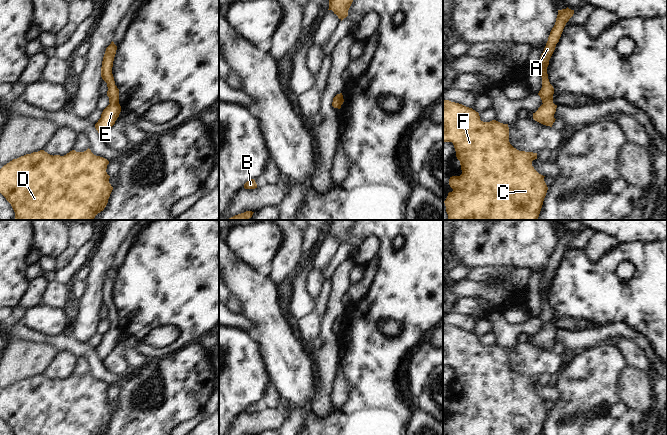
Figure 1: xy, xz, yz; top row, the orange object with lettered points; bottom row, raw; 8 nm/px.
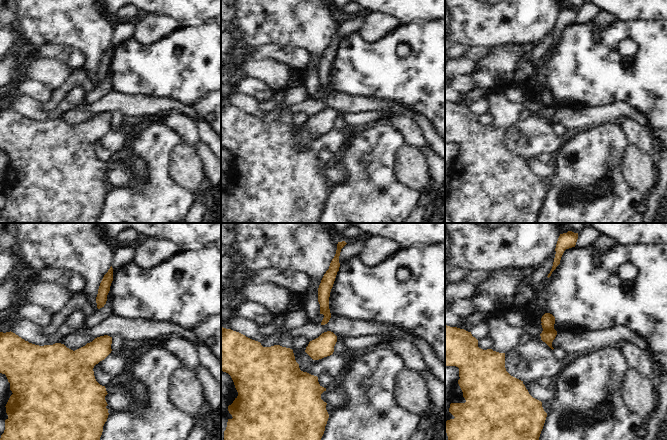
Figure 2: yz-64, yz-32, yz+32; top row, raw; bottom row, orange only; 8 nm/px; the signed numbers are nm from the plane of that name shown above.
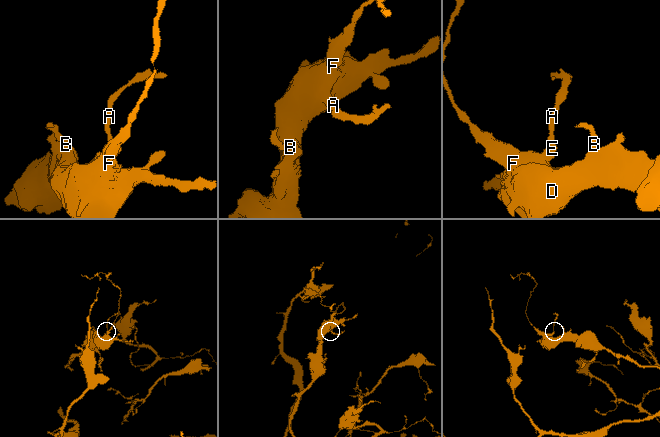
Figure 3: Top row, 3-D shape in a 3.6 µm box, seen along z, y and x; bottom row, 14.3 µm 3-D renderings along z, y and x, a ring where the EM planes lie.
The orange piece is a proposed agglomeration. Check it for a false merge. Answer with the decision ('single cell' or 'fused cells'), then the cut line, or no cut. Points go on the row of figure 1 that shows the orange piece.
single cell | no cut

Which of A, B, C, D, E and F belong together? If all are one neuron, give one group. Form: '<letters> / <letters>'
A B C D E F

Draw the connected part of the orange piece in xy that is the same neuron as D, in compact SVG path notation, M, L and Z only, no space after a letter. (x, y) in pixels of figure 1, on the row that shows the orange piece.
M89 148L84 152L76 152L75 150L72 150L64 156L53 156L44 150L40 150L13 159L0 169L0 193L11 204L15 212L15 220L93 220L98 213L104 210L113 190L113 187L109 183L110 176L106 172L108 164L109 161L107 159L94 155Z

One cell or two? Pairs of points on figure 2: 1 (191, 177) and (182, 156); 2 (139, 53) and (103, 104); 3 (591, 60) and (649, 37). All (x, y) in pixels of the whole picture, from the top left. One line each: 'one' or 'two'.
1: one
2: two
3: one

